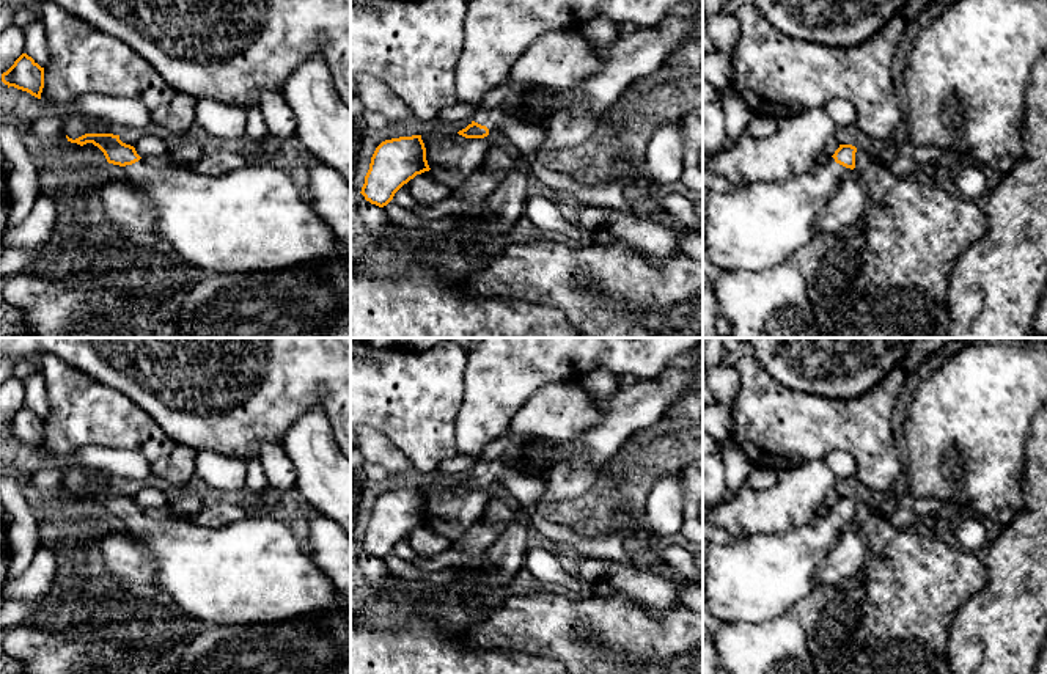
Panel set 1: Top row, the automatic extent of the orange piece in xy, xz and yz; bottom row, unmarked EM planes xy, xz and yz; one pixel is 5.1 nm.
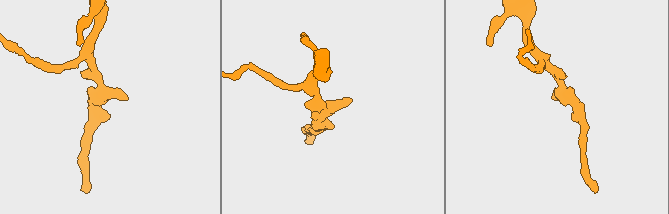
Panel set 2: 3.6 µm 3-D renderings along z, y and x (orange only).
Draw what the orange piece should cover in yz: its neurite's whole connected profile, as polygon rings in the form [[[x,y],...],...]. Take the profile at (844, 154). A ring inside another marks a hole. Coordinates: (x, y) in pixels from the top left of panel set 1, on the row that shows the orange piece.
[[[839,145],[816,173],[784,182],[755,182],[733,185],[728,193],[711,193],[704,203],[704,253],[722,270],[761,272],[772,269],[811,242],[817,231],[817,215],[836,192],[841,181],[855,168],[857,148]]]

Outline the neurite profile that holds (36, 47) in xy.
[[[41,19],[28,20],[24,25],[25,50],[41,68],[49,63],[49,47]]]

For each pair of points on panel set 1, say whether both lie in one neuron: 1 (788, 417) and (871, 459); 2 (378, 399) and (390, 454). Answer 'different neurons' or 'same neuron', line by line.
1: same neuron
2: different neurons

